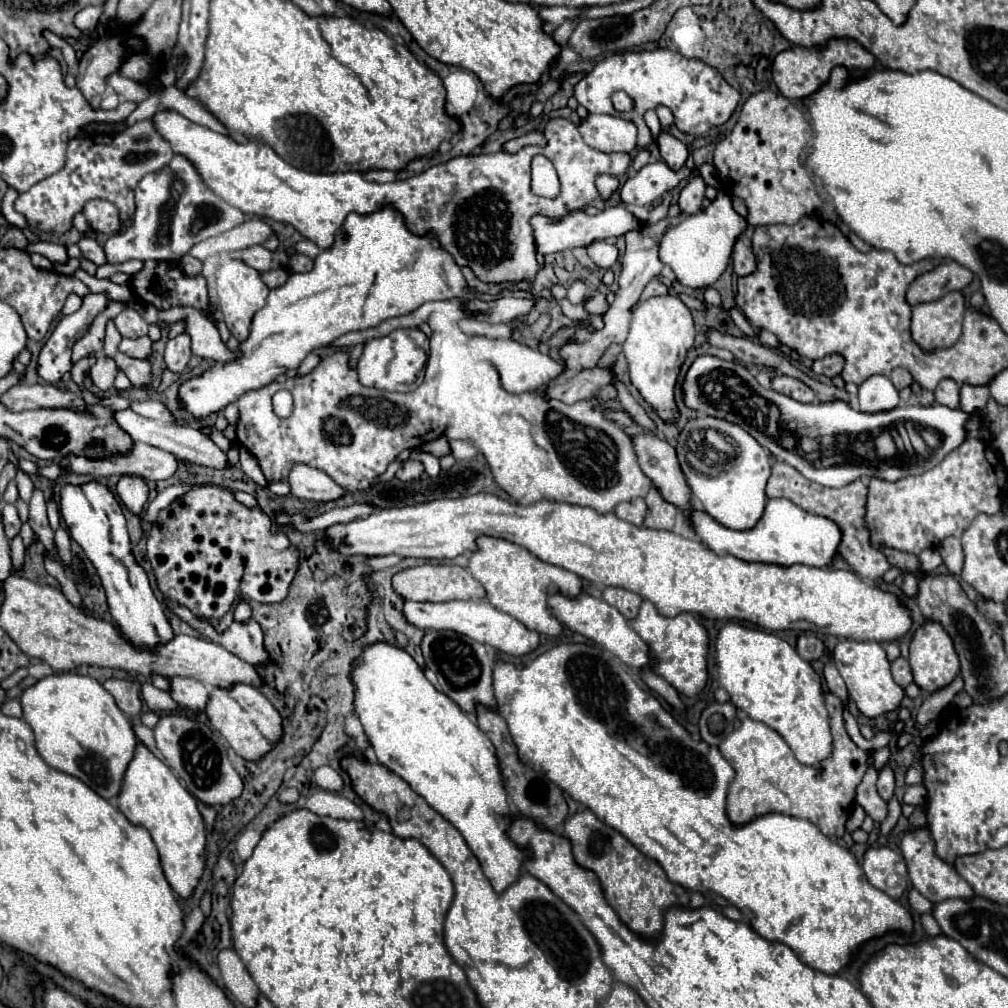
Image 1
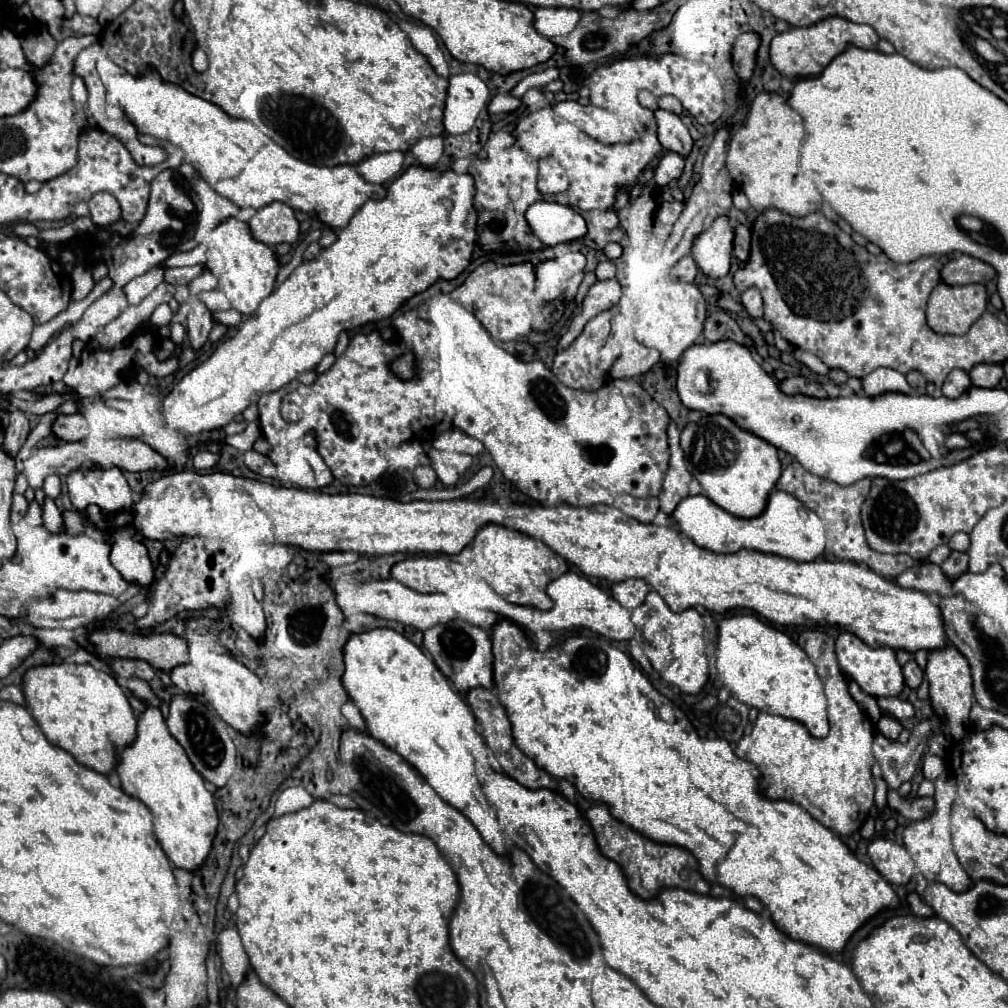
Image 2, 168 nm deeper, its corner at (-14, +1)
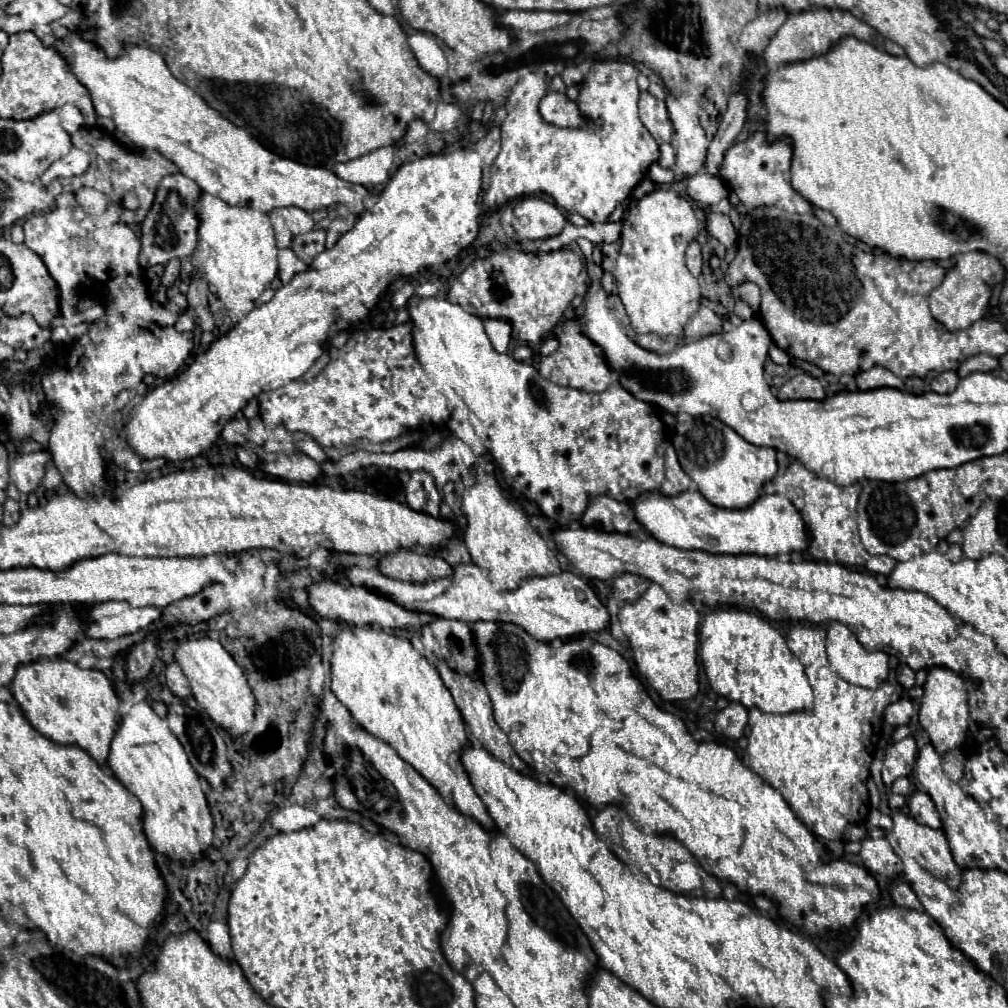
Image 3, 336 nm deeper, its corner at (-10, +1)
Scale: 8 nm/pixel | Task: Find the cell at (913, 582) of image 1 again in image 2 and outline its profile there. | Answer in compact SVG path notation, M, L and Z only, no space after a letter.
M952 552L948 556L948 560L940 566L942 572L946 576L956 576L956 574L964 574L968 570L968 556L964 552Z

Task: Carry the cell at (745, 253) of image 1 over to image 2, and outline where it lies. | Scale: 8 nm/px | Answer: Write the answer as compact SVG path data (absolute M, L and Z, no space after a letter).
M736 224L734 256L736 256L740 262L748 262L748 258L750 258L750 242L752 242L750 228L748 228L748 226L744 226L744 224Z

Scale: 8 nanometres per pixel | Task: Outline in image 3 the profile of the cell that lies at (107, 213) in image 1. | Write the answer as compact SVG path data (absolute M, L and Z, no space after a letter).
M82 186L80 190L76 190L74 196L76 196L76 202L90 216L102 214L106 210L106 206L108 206L108 196L102 194L100 190L94 190L94 188L88 188L88 186Z

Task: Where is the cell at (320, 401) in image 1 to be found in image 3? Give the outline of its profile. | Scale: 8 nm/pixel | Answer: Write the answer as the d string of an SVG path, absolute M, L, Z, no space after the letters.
M398 324L388 330L384 328L364 328L350 336L350 340L336 352L332 352L330 362L324 372L312 382L290 382L284 388L260 394L260 416L266 426L284 426L288 432L304 432L314 438L322 448L348 446L350 442L364 438L374 444L396 440L410 428L430 428L438 430L446 424L448 406L442 392L432 384L424 368L416 362L412 350L412 336L408 334L408 324Z

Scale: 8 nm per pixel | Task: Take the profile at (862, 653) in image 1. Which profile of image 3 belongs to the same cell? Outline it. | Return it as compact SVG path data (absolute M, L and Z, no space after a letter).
M840 622L826 632L826 658L840 678L856 686L876 688L888 676L888 658L882 652L864 650Z

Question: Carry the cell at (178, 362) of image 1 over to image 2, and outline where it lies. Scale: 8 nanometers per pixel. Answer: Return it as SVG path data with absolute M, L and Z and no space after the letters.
M194 300L190 304L190 314L188 314L188 326L186 326L186 332L188 332L188 340L190 340L190 346L194 350L200 350L204 346L204 342L208 340L208 334L210 334L210 328L214 326L212 322L212 316L210 316L210 310Z

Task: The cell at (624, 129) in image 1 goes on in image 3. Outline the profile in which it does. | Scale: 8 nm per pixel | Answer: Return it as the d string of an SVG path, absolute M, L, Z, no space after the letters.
M548 90L548 94L538 104L538 112L544 118L544 122L552 126L562 128L584 126L584 118L580 118L576 104L568 100L564 94L558 94L556 90Z

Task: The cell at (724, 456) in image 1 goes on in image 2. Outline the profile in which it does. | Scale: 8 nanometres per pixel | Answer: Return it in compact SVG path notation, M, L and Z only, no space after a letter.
M716 414L716 416L702 416L698 422L690 422L684 430L682 430L682 450L686 454L686 458L692 464L692 474L694 478L702 484L706 496L716 502L720 508L728 510L730 514L738 516L738 518L756 518L766 510L768 504L768 496L774 490L778 478L780 478L780 458L778 458L778 450L768 444L766 440L762 440L756 434L750 434L746 430L742 430L740 426L736 426L728 416Z

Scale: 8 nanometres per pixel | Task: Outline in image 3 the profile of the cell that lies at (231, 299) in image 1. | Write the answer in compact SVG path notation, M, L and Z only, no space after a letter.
M202 192L196 202L198 246L196 256L202 262L202 278L210 284L224 304L240 300L258 300L266 286L276 278L274 232L264 214L248 206L230 206L218 196Z

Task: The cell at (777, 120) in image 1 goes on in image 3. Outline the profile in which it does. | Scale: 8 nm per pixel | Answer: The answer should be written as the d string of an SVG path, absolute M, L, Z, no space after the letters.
M756 132L748 140L736 142L726 150L724 160L716 168L716 174L728 180L730 188L748 210L754 210L756 206L780 206L780 210L810 214L812 204L800 198L790 186L790 158L792 148L788 138L768 142L768 136L764 132Z

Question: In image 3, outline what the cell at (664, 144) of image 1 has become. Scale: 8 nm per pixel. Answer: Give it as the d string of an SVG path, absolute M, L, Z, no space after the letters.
M640 92L638 110L640 110L640 120L642 120L644 128L656 138L656 142L672 140L672 126L668 122L662 100L652 96L650 92Z

